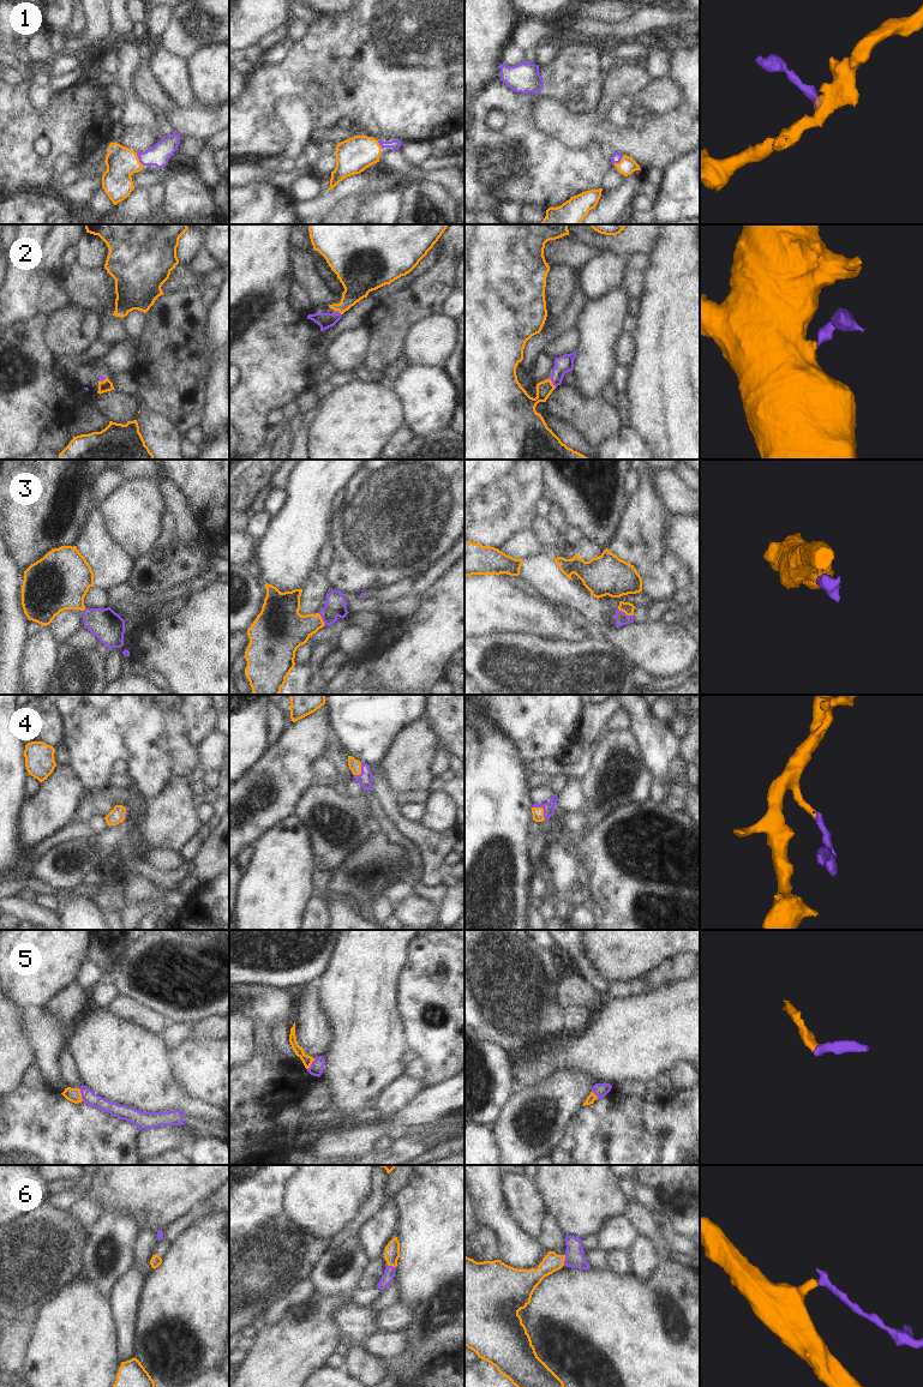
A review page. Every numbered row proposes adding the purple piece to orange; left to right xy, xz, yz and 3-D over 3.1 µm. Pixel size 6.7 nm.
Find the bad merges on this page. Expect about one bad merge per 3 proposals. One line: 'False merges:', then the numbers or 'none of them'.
False merges: none of them

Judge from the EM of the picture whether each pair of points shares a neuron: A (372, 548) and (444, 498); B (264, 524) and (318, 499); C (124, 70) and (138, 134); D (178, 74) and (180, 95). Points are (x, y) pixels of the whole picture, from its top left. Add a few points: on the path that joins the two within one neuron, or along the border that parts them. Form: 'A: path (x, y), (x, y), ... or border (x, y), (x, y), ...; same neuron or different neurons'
A: path (390, 530), (423, 498), (426, 498); same neuron
B: border (274, 516), (271, 527), (262, 540); different neurons
C: border (125, 127), (147, 127), (157, 140); different neurons
D: path (178, 79), (180, 90); same neuron

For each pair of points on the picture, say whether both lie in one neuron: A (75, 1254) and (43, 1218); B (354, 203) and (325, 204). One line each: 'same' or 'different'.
A: same
B: different

